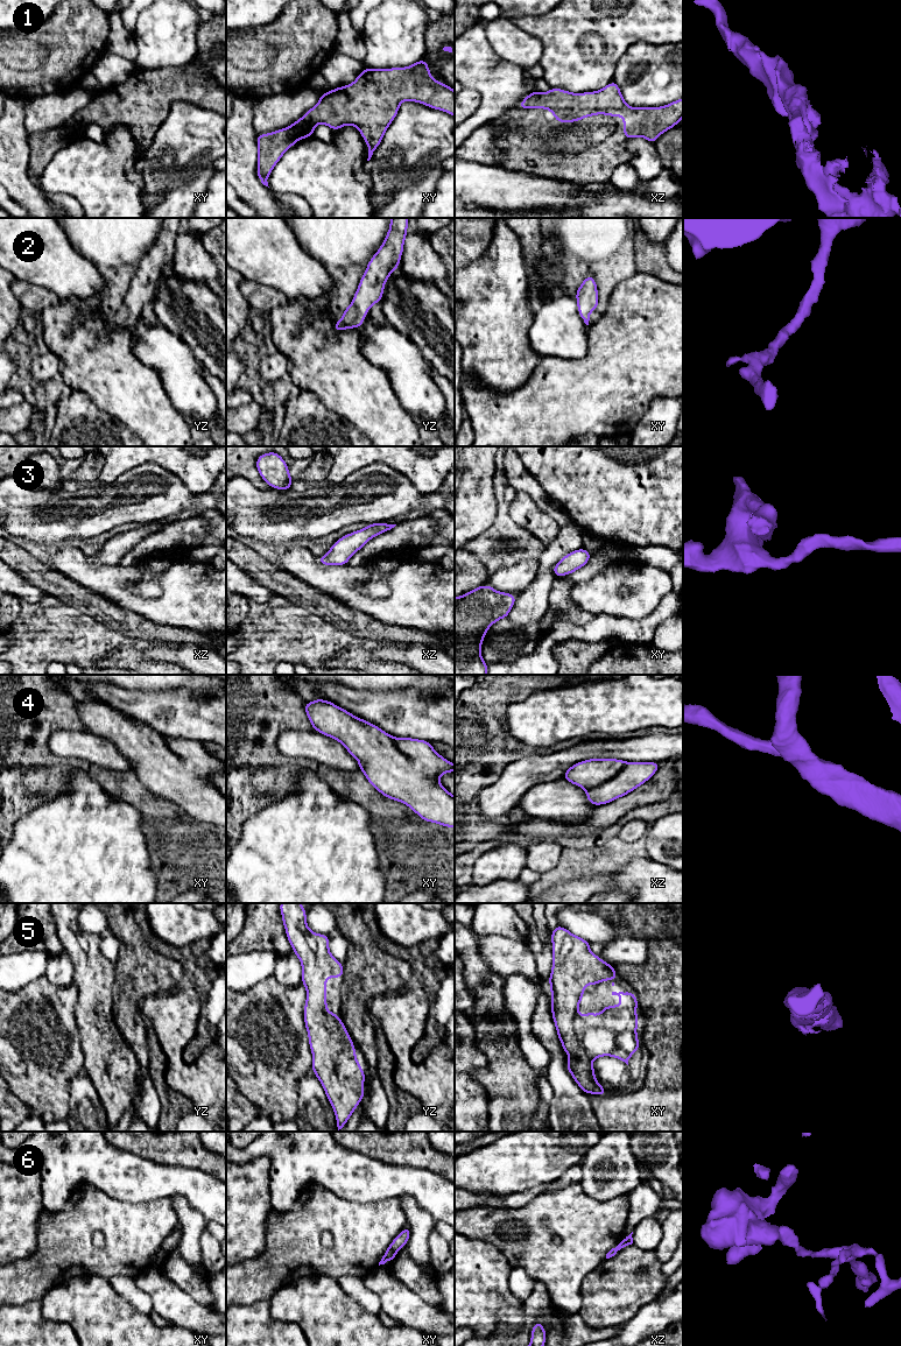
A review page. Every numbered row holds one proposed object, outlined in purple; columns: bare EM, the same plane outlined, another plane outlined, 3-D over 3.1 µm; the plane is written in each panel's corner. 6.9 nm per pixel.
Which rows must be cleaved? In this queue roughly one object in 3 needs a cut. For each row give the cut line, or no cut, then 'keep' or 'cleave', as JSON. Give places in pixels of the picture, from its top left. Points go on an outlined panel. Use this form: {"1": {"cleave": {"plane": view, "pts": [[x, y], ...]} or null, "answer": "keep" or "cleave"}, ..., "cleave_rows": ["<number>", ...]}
{"1": {"cleave": null, "answer": "keep"}, "2": {"cleave": null, "answer": "keep"}, "3": {"cleave": null, "answer": "keep"}, "4": {"cleave": null, "answer": "keep"}, "5": {"cleave": null, "answer": "keep"}, "6": {"cleave": {"plane": "xy", "pts": [[389, 1247], [395, 1252]]}, "answer": "cleave"}, "cleave_rows": ["6"]}

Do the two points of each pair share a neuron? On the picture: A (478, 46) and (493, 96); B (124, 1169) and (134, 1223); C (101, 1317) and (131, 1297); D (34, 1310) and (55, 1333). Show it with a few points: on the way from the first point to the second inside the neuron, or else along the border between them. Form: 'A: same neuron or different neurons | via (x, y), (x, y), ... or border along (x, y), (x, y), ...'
A: same neuron | via (478, 58), (478, 64), (493, 79), (493, 83)
B: different neurons | border along (104, 1192), (112, 1198), (132, 1203), (156, 1199)
C: different neurons | border along (108, 1281), (122, 1297), (141, 1312), (148, 1315)
D: same neuron | via (34, 1318), (34, 1323), (47, 1333)

